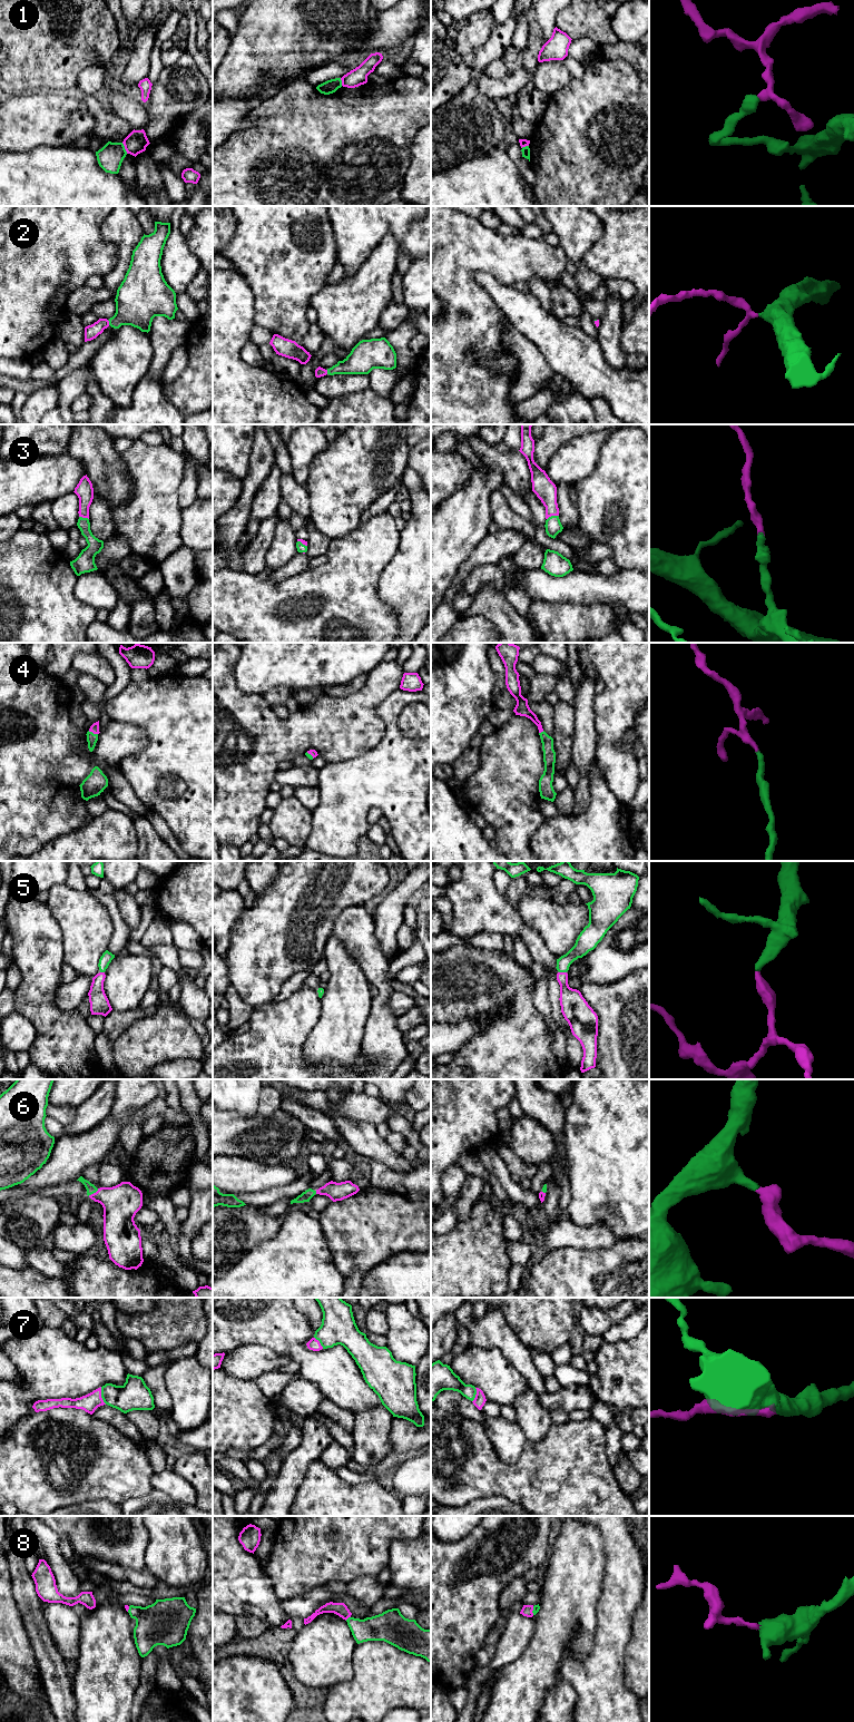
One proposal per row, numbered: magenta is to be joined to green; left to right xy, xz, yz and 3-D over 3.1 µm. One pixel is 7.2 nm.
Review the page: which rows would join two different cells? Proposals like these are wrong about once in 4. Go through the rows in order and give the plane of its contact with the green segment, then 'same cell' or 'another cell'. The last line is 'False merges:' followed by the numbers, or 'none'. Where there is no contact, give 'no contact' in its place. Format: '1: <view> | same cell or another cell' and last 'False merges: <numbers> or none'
1: xy | another cell
2: xy | same cell
3: yz | same cell
4: xy | same cell
5: yz | same cell
6: xy | same cell
7: xy | same cell
8: xz | same cell
False merges: 1

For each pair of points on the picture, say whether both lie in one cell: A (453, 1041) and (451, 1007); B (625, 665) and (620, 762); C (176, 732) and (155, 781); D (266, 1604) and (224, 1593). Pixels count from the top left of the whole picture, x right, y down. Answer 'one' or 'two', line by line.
A: two
B: one
C: one
D: one

